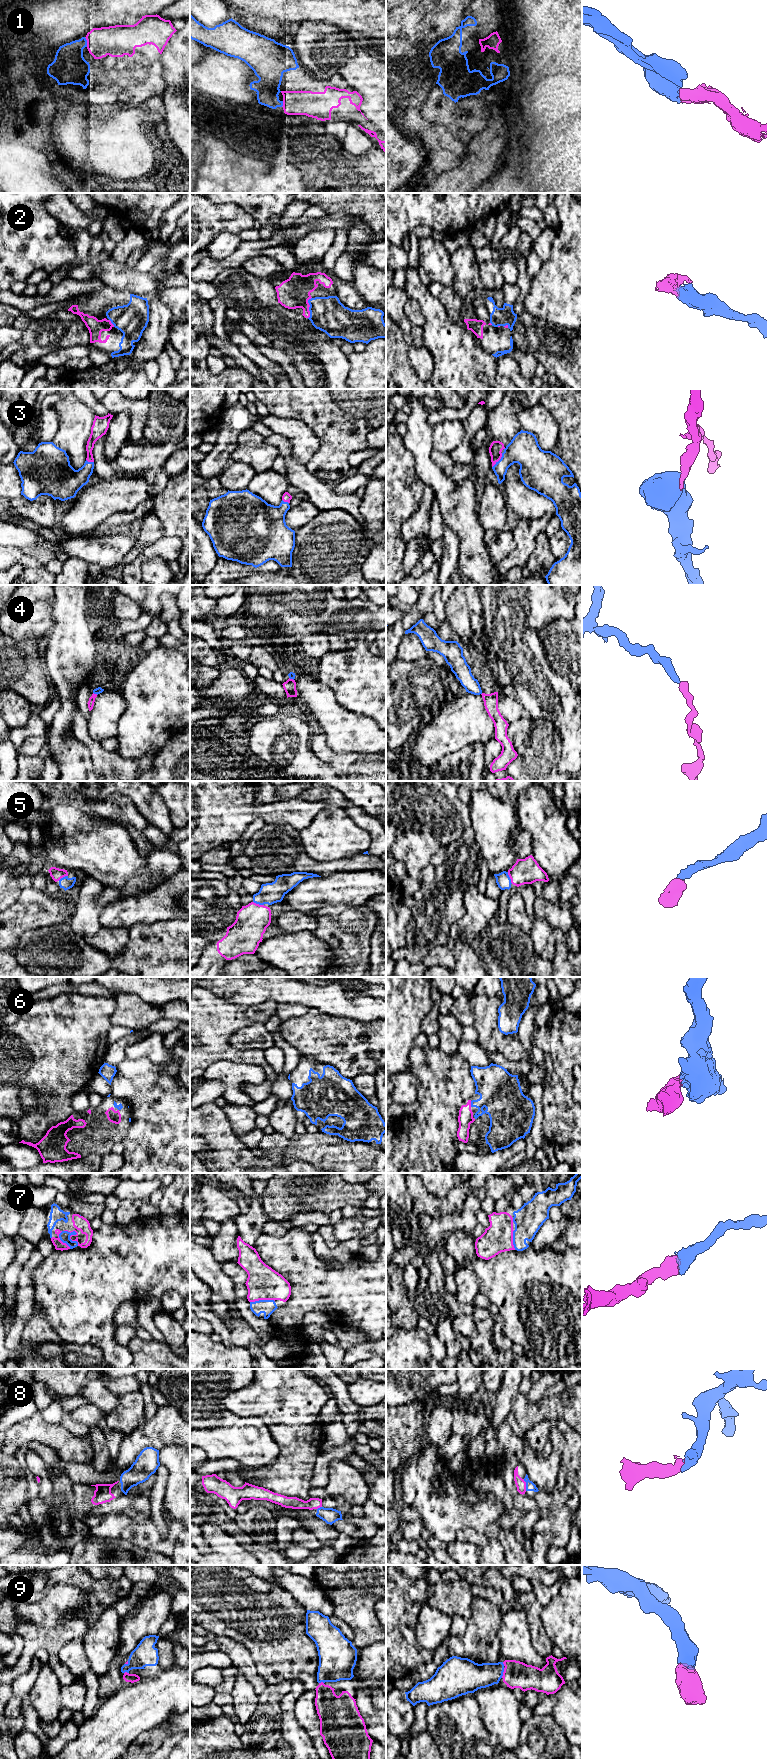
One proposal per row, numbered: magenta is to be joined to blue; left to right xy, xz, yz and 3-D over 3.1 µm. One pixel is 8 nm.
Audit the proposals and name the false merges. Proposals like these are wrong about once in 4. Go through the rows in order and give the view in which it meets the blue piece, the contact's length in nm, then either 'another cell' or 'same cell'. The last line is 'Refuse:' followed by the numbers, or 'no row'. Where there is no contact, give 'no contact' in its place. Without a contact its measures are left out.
1: contact in xy; length 80 nm; same cell
2: contact in xz; length 180 nm; same cell
3: contact in yz; length 150 nm; same cell
4: contact in xz; length 50 nm; same cell
5: contact in yz; length 100 nm; same cell
6: contact in yz; length 50 nm; same cell
7: contact in xy; length 170 nm; same cell
8: contact in yz; length 100 nm; same cell
9: contact in yz; length 80 nm; same cell
Refuse: no row

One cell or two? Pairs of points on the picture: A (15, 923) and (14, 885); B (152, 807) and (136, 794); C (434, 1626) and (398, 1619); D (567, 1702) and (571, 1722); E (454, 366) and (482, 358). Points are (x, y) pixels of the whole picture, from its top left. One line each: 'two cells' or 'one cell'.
A: two cells
B: one cell
C: two cells
D: one cell
E: one cell

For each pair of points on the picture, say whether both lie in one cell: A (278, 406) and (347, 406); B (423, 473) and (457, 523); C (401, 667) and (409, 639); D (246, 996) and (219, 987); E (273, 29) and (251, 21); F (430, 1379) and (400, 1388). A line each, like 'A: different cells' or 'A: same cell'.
A: same cell
B: same cell
C: different cells
D: same cell
E: same cell
F: same cell

